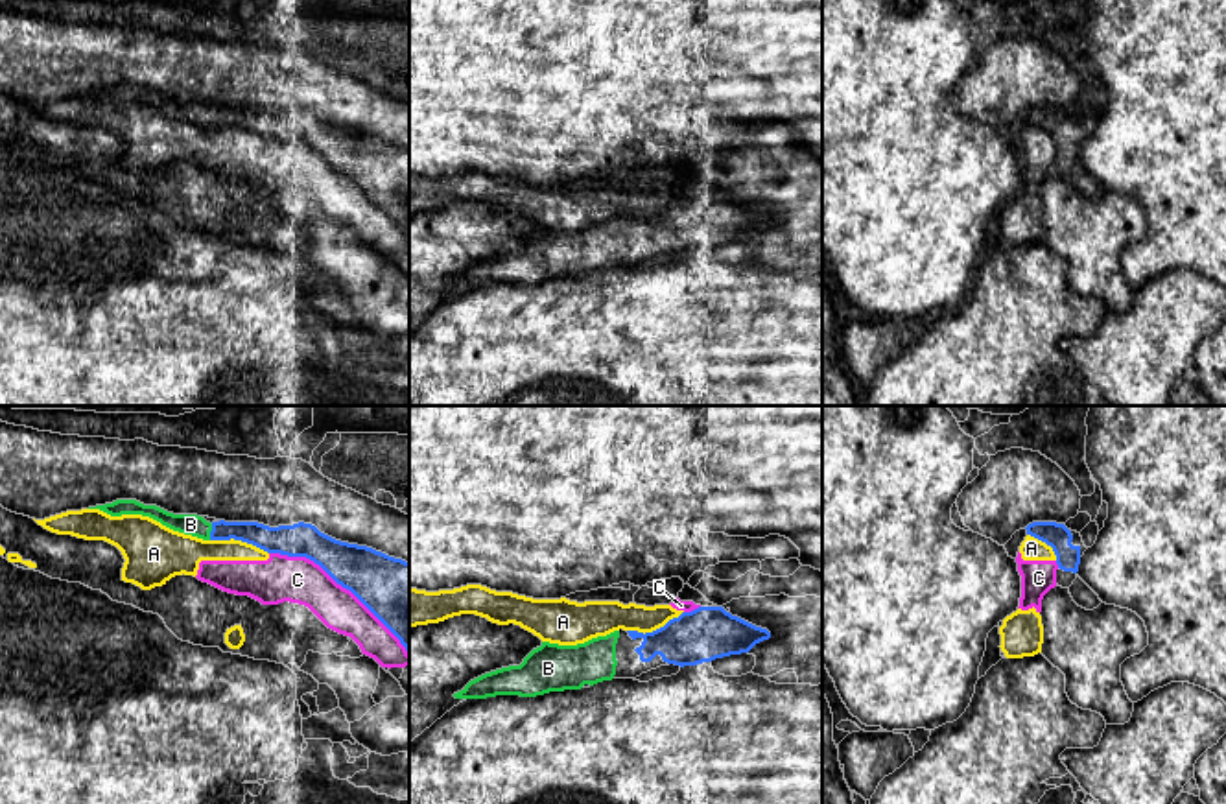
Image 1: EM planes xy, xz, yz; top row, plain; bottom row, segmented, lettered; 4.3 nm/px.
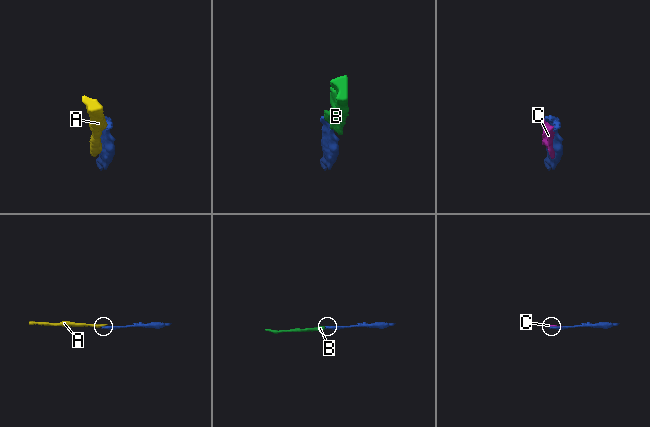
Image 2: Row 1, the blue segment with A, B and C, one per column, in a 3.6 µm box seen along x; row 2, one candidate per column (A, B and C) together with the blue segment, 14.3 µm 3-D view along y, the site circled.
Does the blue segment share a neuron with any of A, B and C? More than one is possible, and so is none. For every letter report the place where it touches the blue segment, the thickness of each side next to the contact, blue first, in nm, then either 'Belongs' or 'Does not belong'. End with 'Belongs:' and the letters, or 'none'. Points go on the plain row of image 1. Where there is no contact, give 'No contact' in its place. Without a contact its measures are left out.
A: Touches blue at xy (240, 126). Thickness 140 nm (blue) against 160 nm. Does not belong
B: Touches blue at xy (211, 118). Thickness 110 nm (blue) against 100 nm. Belongs
C: Touches blue at xy (341, 172). Thickness 280 nm (blue) against 200 nm. Does not belong
Belongs: B

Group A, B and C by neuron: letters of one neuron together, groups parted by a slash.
A C / B

